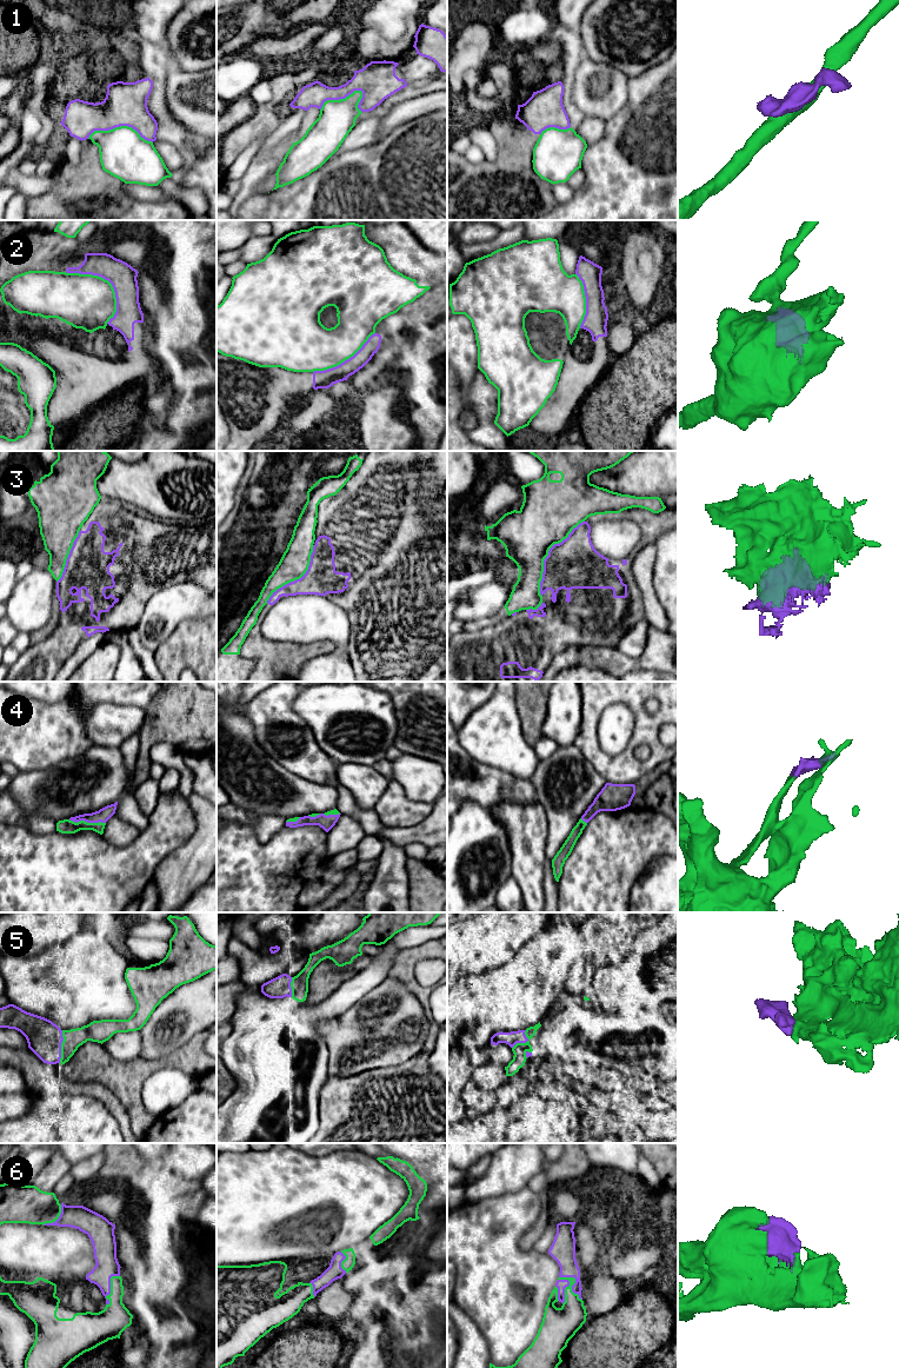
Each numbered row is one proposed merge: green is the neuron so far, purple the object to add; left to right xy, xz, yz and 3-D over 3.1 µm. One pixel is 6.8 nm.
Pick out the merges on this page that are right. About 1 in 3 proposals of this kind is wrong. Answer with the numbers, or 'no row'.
4, 5, 6

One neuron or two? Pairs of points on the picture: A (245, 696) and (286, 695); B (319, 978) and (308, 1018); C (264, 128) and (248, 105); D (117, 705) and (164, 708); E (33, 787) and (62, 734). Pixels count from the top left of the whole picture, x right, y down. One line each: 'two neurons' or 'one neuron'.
A: two neurons
B: two neurons
C: two neurons
D: two neurons
E: two neurons

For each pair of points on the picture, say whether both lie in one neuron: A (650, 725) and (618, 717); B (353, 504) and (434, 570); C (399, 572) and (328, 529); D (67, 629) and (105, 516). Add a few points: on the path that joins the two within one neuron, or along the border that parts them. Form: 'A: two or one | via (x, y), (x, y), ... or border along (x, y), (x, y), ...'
A: two | border along (617, 702), (633, 715), (633, 734), (625, 748)
B: one | via (374, 510), (392, 524), (413, 549)
C: one | via (377, 572), (354, 573), (335, 555), (335, 551)
D: one | via (92, 601), (93, 593), (99, 585), (99, 544)

